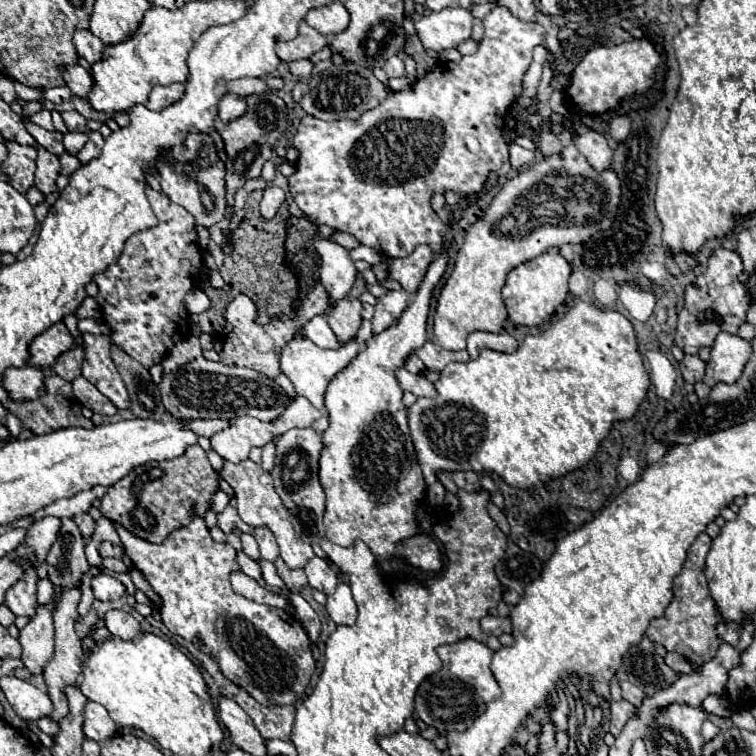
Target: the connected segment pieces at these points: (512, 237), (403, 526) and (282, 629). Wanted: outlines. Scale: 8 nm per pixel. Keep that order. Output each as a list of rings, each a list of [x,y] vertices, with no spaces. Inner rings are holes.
[[[567,147],[561,149],[561,155],[545,157],[537,161],[537,165],[533,165],[529,171],[523,171],[515,179],[507,181],[507,185],[493,199],[485,217],[467,231],[463,249],[459,251],[455,261],[455,271],[443,285],[437,301],[433,331],[439,347],[461,351],[467,345],[467,335],[473,331],[501,333],[503,321],[507,319],[507,311],[501,301],[501,289],[511,269],[529,259],[535,259],[551,247],[587,241],[593,233],[611,225],[611,219],[601,219],[601,225],[537,225],[535,213],[525,213],[523,187],[537,187],[537,183],[541,183],[541,177],[551,175],[549,171],[555,171],[555,167],[557,171],[559,167],[569,167]]]
[[[443,243],[441,253],[437,253],[437,257],[431,261],[417,293],[413,295],[413,301],[401,313],[397,323],[373,335],[367,347],[329,383],[327,395],[325,395],[325,409],[329,413],[329,429],[321,437],[323,451],[319,459],[319,479],[327,495],[327,509],[325,509],[327,539],[343,547],[353,545],[355,539],[363,539],[379,561],[395,553],[395,555],[405,557],[413,567],[419,567],[423,571],[439,571],[443,567],[443,557],[435,541],[417,533],[415,503],[423,497],[425,481],[423,481],[423,473],[417,463],[417,455],[413,451],[413,443],[411,443],[411,435],[407,427],[407,409],[401,401],[403,389],[399,387],[395,371],[403,367],[407,357],[415,353],[419,347],[423,347],[423,343],[427,341],[429,303],[431,303],[435,285],[441,281],[447,269],[447,261],[449,261],[447,247],[449,243]]]
[[[193,515],[189,525],[175,529],[159,545],[133,535],[121,523],[115,523],[115,529],[135,569],[143,573],[143,577],[151,583],[153,591],[163,599],[159,613],[161,613],[163,625],[173,635],[179,635],[185,641],[191,641],[201,653],[215,657],[221,673],[229,681],[245,689],[261,705],[267,705],[267,707],[289,705],[289,703],[295,703],[305,693],[305,687],[309,685],[309,679],[315,671],[315,659],[311,655],[311,641],[305,629],[293,615],[285,613],[283,609],[259,605],[251,599],[245,599],[243,595],[237,595],[231,589],[229,577],[231,573],[241,569],[237,563],[237,553],[229,543],[213,541],[205,525],[205,519],[201,515]]]

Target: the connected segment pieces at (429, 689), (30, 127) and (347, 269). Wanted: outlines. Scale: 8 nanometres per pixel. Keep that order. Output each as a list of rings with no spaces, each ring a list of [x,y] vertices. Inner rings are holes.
[[[463,639],[451,645],[437,647],[437,655],[443,661],[443,669],[433,673],[421,683],[421,689],[415,697],[415,711],[421,721],[433,727],[439,733],[465,731],[475,717],[483,713],[483,703],[493,701],[501,695],[501,689],[489,669],[493,651],[473,639]]]
[[[31,121],[25,127],[37,139],[37,143],[41,147],[45,147],[49,153],[53,153],[53,155],[63,155],[65,153],[65,149],[63,149],[63,135],[61,133],[57,133],[57,131],[51,133],[51,131],[47,131],[47,129],[31,123]]]
[[[315,237],[313,245],[321,257],[319,279],[329,291],[329,299],[343,299],[351,291],[357,277],[357,269],[349,257],[349,251],[327,237]]]

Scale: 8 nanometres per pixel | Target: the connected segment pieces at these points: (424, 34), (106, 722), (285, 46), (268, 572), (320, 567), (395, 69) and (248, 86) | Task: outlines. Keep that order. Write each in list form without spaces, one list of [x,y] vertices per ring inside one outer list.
[[[443,9],[415,21],[417,37],[425,49],[441,51],[457,47],[471,37],[473,17],[469,9]]]
[[[87,701],[85,705],[85,711],[83,711],[83,733],[87,739],[93,739],[97,743],[105,743],[107,739],[111,739],[117,729],[115,729],[115,723],[111,721],[107,709],[99,703],[93,703],[93,701]]]
[[[305,21],[299,27],[299,35],[293,41],[287,43],[279,43],[277,45],[277,55],[281,61],[297,61],[297,59],[307,59],[313,53],[317,53],[319,49],[323,49],[329,43],[329,39],[321,33],[317,33],[313,27],[309,27]]]
[[[257,559],[257,563],[261,565],[261,571],[263,571],[263,579],[267,581],[267,585],[275,585],[275,587],[281,587],[285,593],[289,593],[289,589],[285,587],[285,583],[281,581],[281,577],[277,575],[277,569],[273,563],[265,561],[265,559]]]
[[[313,557],[309,559],[309,563],[305,565],[305,575],[309,579],[309,585],[313,589],[323,591],[325,595],[335,593],[335,587],[339,583],[339,577],[335,571],[331,571],[329,563],[323,557]]]
[[[391,57],[385,61],[383,71],[387,73],[387,77],[403,77],[405,75],[405,67],[403,67],[403,59],[401,57]]]
[[[243,77],[237,81],[229,81],[227,83],[229,93],[237,93],[241,97],[249,97],[249,95],[261,95],[267,91],[267,85],[263,79],[251,79],[251,77]]]

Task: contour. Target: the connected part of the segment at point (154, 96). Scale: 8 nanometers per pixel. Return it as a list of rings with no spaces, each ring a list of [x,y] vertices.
[[[181,83],[155,85],[151,89],[151,95],[149,95],[149,101],[145,103],[145,107],[151,109],[151,111],[159,111],[159,109],[165,109],[167,105],[173,105],[175,101],[179,101],[181,95],[183,95],[183,85]]]

